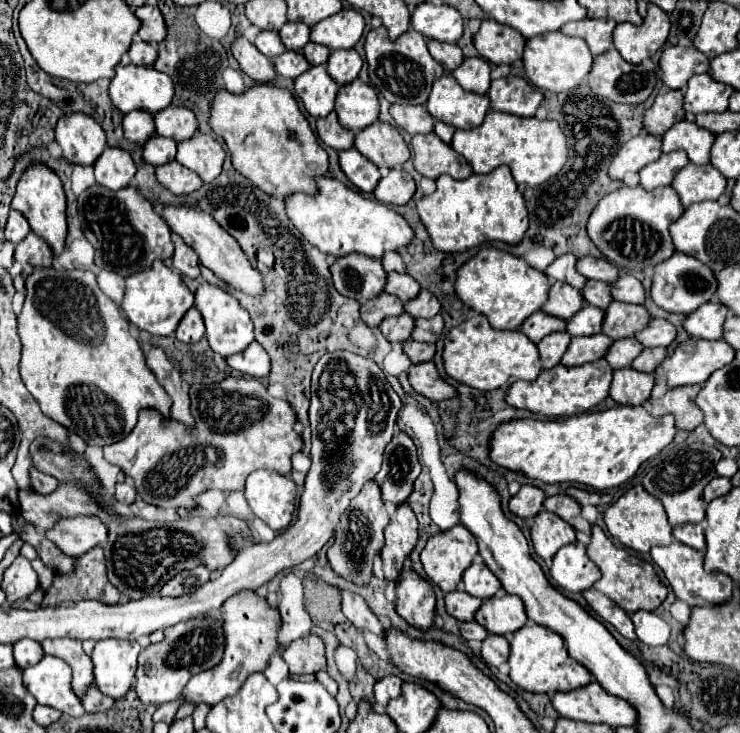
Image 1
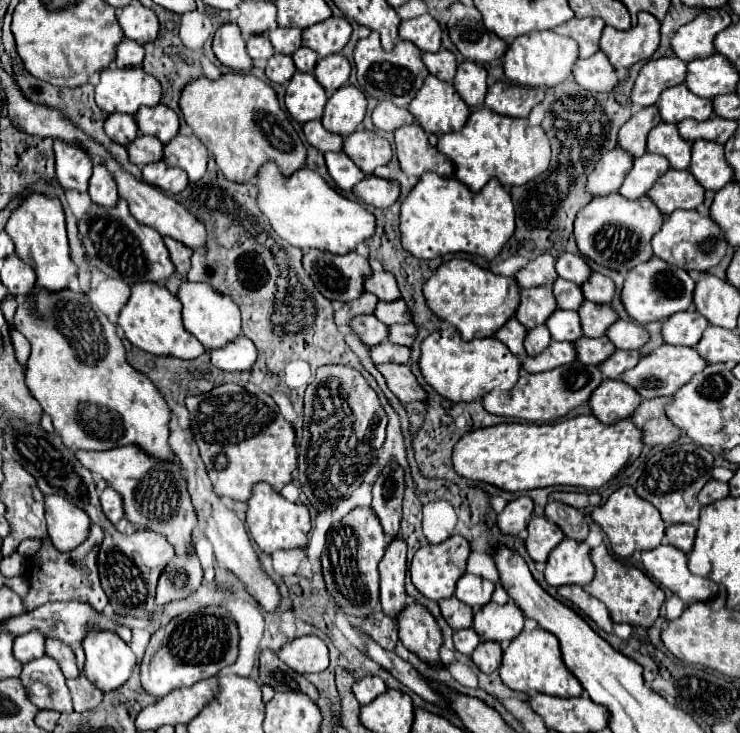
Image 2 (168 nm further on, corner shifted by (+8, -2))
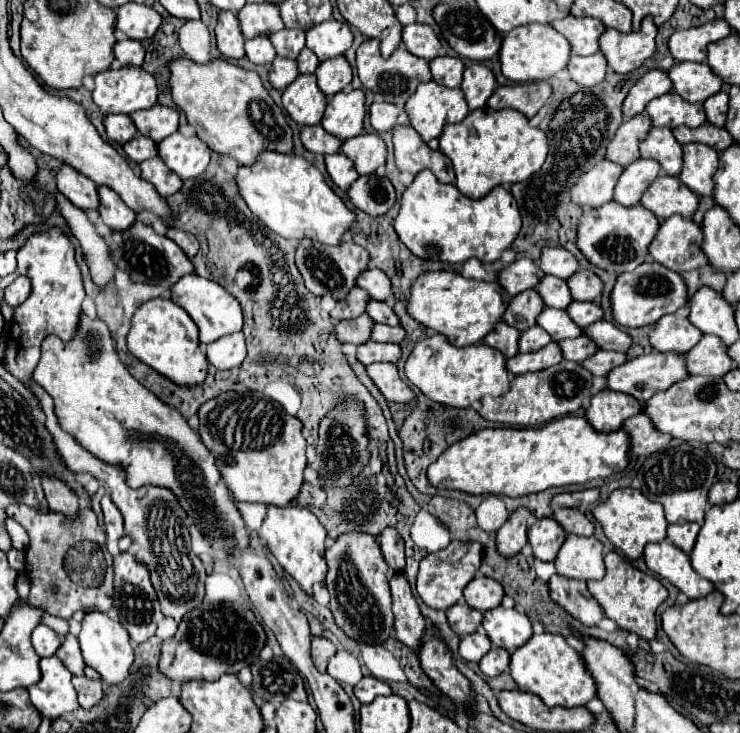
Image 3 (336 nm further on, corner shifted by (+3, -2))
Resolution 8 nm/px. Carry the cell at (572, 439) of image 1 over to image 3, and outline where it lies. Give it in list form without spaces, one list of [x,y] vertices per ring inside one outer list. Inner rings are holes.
[[[561,417],[547,425],[531,429],[497,427],[497,429],[477,431],[453,443],[445,453],[441,453],[439,459],[429,465],[427,479],[437,489],[455,489],[469,495],[523,497],[545,491],[549,487],[563,487],[573,483],[587,483],[599,477],[609,477],[615,471],[625,469],[627,463],[629,463],[629,435],[623,429],[613,433],[599,433],[587,423],[585,417]]]

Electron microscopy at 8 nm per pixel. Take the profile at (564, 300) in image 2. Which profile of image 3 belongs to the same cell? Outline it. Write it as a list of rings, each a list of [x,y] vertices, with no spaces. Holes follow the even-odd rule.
[[[545,275],[541,279],[541,283],[537,283],[537,293],[541,295],[541,301],[545,303],[545,307],[557,307],[557,309],[567,309],[571,295],[569,295],[569,287],[563,279],[557,279],[553,275]]]

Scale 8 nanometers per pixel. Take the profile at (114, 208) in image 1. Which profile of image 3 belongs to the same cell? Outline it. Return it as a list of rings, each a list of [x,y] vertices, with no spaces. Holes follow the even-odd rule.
[[[135,223],[127,231],[113,233],[111,257],[113,257],[115,265],[119,267],[119,271],[125,271],[131,277],[131,281],[135,281],[135,283],[151,283],[151,285],[171,287],[183,275],[195,271],[191,259],[183,253],[183,249],[177,243],[173,243],[171,239],[167,239],[163,235],[157,235],[151,227],[147,227],[143,223]]]

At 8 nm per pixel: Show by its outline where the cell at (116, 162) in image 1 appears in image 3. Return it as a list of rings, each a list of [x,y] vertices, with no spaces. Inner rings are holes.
[[[99,187],[99,199],[101,219],[111,231],[125,231],[135,223],[135,211],[129,209],[109,187]]]

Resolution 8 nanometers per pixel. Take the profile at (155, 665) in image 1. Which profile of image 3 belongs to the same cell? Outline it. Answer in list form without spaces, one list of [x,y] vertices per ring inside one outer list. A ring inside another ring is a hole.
[[[201,605],[189,611],[173,639],[163,643],[159,669],[173,681],[217,681],[225,673],[239,673],[251,665],[265,647],[267,635],[251,609],[243,605]]]

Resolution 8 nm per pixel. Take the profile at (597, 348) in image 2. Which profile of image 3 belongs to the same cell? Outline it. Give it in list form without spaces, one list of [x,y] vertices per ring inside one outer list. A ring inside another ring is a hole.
[[[581,335],[581,337],[575,337],[575,339],[563,339],[561,343],[557,343],[561,347],[561,353],[563,353],[563,359],[567,361],[575,361],[575,363],[581,363],[585,361],[587,357],[591,357],[595,351],[597,351],[597,345]]]

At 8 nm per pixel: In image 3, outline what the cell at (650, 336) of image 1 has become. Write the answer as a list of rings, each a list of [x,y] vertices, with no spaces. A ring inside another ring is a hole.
[[[609,321],[593,323],[593,327],[583,329],[583,335],[593,339],[593,343],[597,343],[597,347],[605,349],[605,351],[621,351],[621,353],[625,353],[629,349],[629,345],[631,345],[631,337],[627,333],[623,333],[621,329],[617,329]]]

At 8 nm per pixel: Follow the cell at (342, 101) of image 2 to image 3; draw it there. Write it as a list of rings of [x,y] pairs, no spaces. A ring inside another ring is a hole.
[[[347,89],[333,95],[327,103],[321,127],[341,141],[357,137],[363,131],[365,95],[361,89]]]

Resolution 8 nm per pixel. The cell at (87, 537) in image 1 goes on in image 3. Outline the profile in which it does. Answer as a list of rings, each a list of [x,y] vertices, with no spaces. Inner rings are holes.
[[[41,475],[41,485],[43,485],[45,499],[47,499],[51,511],[61,511],[67,517],[73,517],[77,513],[77,509],[79,509],[77,495],[71,487],[65,487],[65,483],[61,483],[61,479],[45,479],[45,475]]]

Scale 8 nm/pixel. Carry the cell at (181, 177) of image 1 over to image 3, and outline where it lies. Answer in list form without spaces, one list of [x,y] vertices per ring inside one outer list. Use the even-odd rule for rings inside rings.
[[[161,157],[143,161],[139,167],[141,167],[141,179],[149,181],[161,197],[169,197],[181,189],[183,181],[173,171],[169,171],[169,167],[163,163]]]

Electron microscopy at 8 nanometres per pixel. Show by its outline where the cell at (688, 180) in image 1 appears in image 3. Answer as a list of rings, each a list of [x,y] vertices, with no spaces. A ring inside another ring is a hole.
[[[659,175],[643,193],[641,207],[651,211],[659,221],[665,221],[671,215],[691,217],[697,209],[699,197],[693,195],[677,177]]]

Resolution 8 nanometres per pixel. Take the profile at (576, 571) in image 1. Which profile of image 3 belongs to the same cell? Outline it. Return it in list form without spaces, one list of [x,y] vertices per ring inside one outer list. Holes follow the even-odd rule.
[[[567,535],[557,559],[557,573],[569,579],[603,579],[603,545],[595,537]]]

